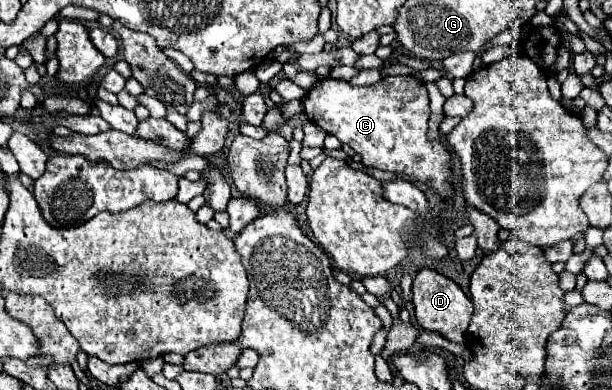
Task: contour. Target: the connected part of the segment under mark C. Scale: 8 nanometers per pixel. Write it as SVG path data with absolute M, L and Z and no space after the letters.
M385 76L371 86L351 86L345 80L333 80L333 78L317 80L317 84L303 98L303 108L305 108L307 118L311 122L315 122L321 130L337 136L343 144L351 146L363 158L365 166L373 166L373 168L387 170L393 174L411 176L413 180L425 184L427 188L433 188L437 192L437 196L441 196L447 204L453 204L453 198L455 198L455 190L451 186L453 156L447 150L447 146L443 144L441 136L437 140L431 140L427 136L429 118L431 118L429 94L427 94L425 84L421 80L417 80L415 76Z

